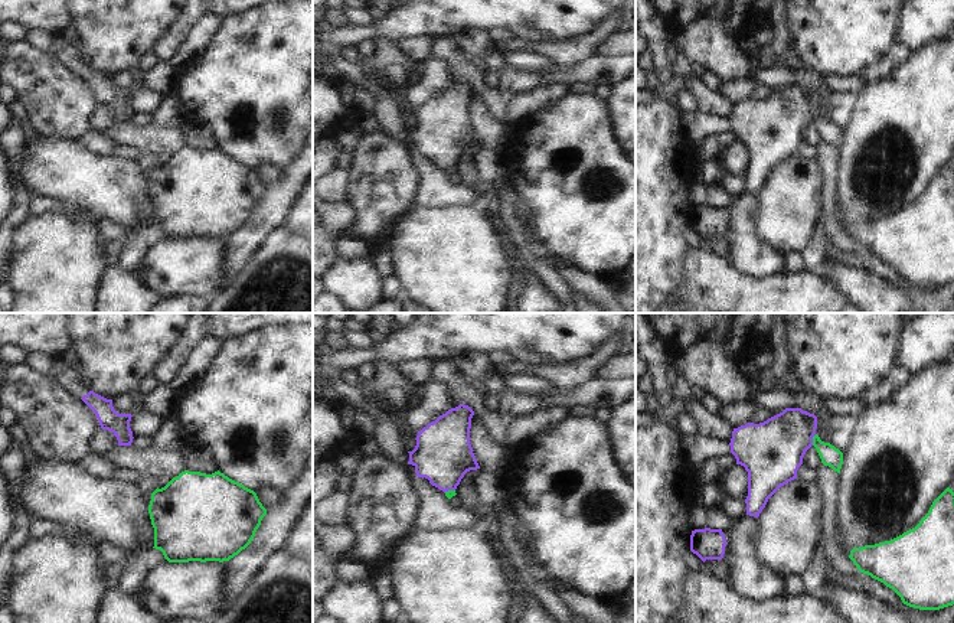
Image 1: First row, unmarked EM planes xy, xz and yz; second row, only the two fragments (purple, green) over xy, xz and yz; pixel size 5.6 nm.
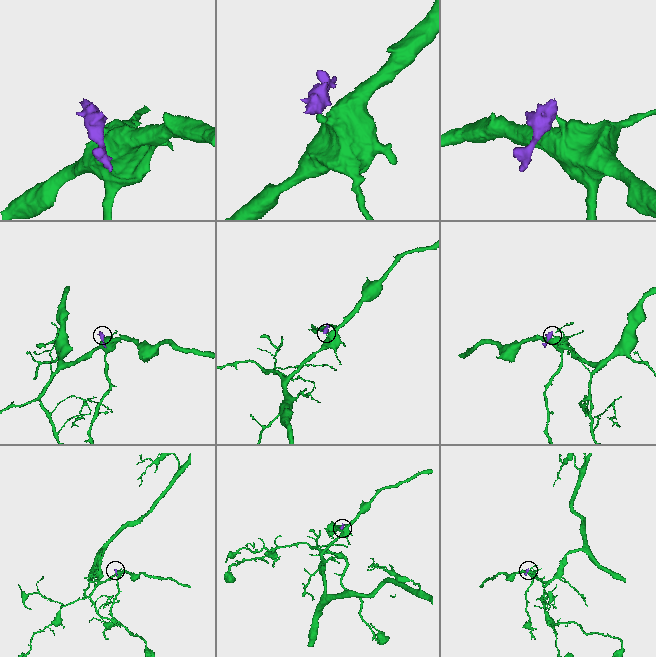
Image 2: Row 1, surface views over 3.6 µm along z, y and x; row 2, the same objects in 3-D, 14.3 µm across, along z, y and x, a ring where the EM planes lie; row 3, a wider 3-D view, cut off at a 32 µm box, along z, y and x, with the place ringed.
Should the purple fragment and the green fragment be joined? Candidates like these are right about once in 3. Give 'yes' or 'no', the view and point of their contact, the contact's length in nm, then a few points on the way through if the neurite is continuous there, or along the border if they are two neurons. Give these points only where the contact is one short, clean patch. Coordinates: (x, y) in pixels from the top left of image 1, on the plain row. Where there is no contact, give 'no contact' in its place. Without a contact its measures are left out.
no; meets purple in yz at (812, 117); contact 70 nm long; border along yz (816, 111), (812, 121)

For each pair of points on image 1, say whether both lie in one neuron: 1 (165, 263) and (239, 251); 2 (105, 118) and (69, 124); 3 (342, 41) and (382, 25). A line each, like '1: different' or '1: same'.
1: different
2: different
3: same

